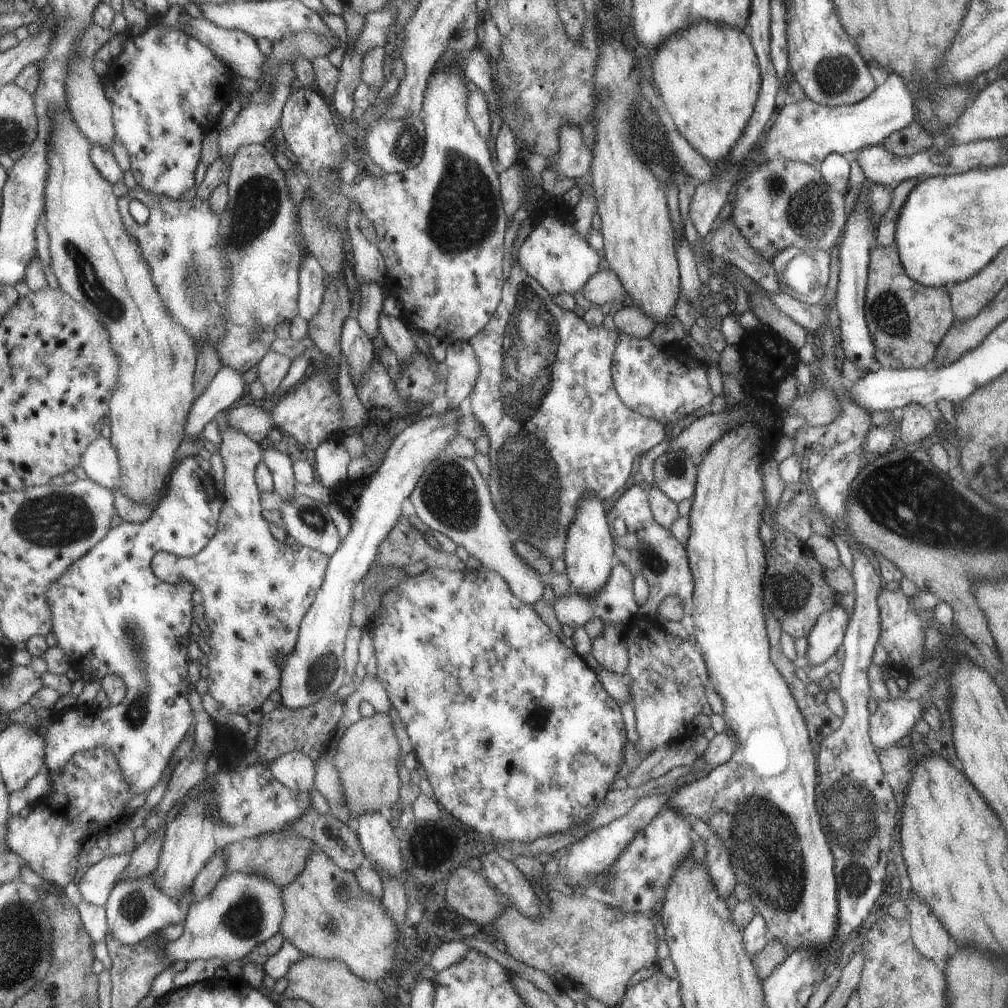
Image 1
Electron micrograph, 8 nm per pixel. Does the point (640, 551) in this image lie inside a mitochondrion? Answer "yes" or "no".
yes

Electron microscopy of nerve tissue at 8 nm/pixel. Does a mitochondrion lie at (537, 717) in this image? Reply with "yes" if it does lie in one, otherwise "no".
no

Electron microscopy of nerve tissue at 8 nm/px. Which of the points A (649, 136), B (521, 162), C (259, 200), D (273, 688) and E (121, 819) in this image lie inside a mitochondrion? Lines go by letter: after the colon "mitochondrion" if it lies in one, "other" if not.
A: mitochondrion
B: other
C: mitochondrion
D: other
E: other

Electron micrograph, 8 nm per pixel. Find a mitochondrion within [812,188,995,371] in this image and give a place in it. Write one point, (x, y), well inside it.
(889, 314)

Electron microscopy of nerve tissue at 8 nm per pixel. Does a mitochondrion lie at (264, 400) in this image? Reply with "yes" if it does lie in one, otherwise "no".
no

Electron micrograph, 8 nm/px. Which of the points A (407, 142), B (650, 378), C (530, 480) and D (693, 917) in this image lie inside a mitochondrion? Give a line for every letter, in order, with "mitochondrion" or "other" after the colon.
A: mitochondrion
B: other
C: mitochondrion
D: other

